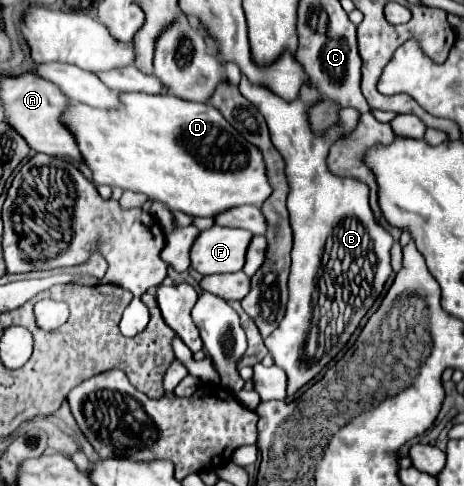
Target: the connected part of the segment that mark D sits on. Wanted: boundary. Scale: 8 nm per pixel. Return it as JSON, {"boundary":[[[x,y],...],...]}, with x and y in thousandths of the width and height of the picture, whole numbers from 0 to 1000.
{"boundary":[[[261,191],[256,212],[252,224],[205,224],[179,212],[153,212],[131,237],[131,253],[162,282],[179,335],[200,356],[205,381],[313,397],[321,409],[351,418],[369,434],[394,434],[425,447],[463,447],[511,422],[563,426],[588,393],[554,302],[537,298],[537,290],[528,290],[459,216],[412,212],[373,200],[369,191]]]}

